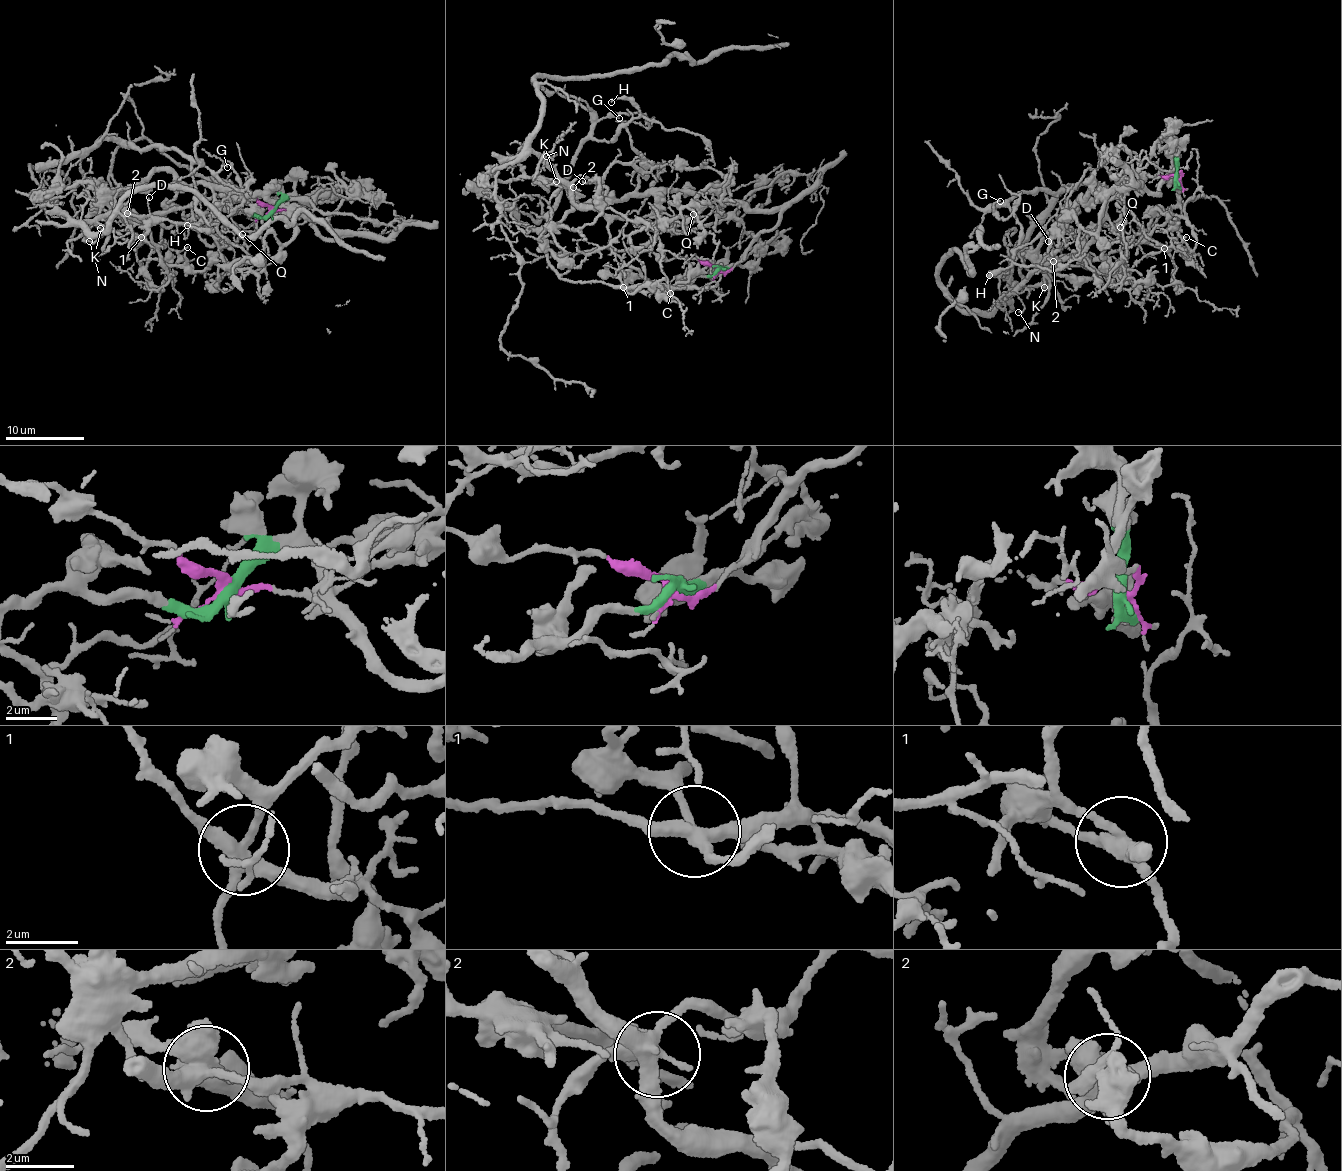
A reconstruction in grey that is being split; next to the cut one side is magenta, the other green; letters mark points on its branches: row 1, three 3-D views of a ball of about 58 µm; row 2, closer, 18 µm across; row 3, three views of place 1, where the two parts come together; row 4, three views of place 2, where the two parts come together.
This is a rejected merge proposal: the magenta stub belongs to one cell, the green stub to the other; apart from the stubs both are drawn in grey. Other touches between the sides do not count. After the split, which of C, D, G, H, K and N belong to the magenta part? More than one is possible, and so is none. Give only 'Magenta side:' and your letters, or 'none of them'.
Magenta side: C, G, H

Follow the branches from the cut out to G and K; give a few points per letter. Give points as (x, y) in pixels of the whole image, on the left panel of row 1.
G: (270, 209), (220, 179), (175, 164), (147, 138), (123, 143), (179, 149), (215, 171), (227, 167)
K: (272, 209), (214, 210), (169, 227), (151, 217), (157, 213), (125, 215), (104, 204), (95, 220), (101, 228)

